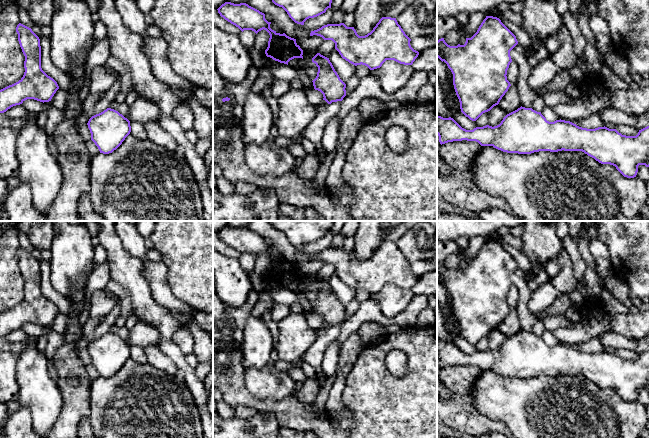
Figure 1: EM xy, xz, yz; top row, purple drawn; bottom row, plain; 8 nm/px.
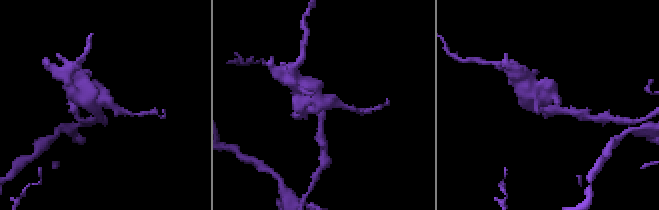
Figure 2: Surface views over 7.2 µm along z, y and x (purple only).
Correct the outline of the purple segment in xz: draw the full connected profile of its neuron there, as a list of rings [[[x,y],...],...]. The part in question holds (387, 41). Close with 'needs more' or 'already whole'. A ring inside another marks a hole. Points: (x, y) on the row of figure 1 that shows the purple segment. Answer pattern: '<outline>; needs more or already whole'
[[[382,17],[373,30],[365,36],[359,36],[354,27],[347,27],[344,23],[324,25],[311,31],[310,36],[313,35],[320,36],[324,40],[332,40],[343,59],[355,66],[365,65],[370,70],[380,68],[386,60],[412,65],[419,55],[419,52],[411,47],[411,39],[405,34],[396,18],[391,17]]]; already whole

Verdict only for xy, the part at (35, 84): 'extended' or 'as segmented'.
as segmented

